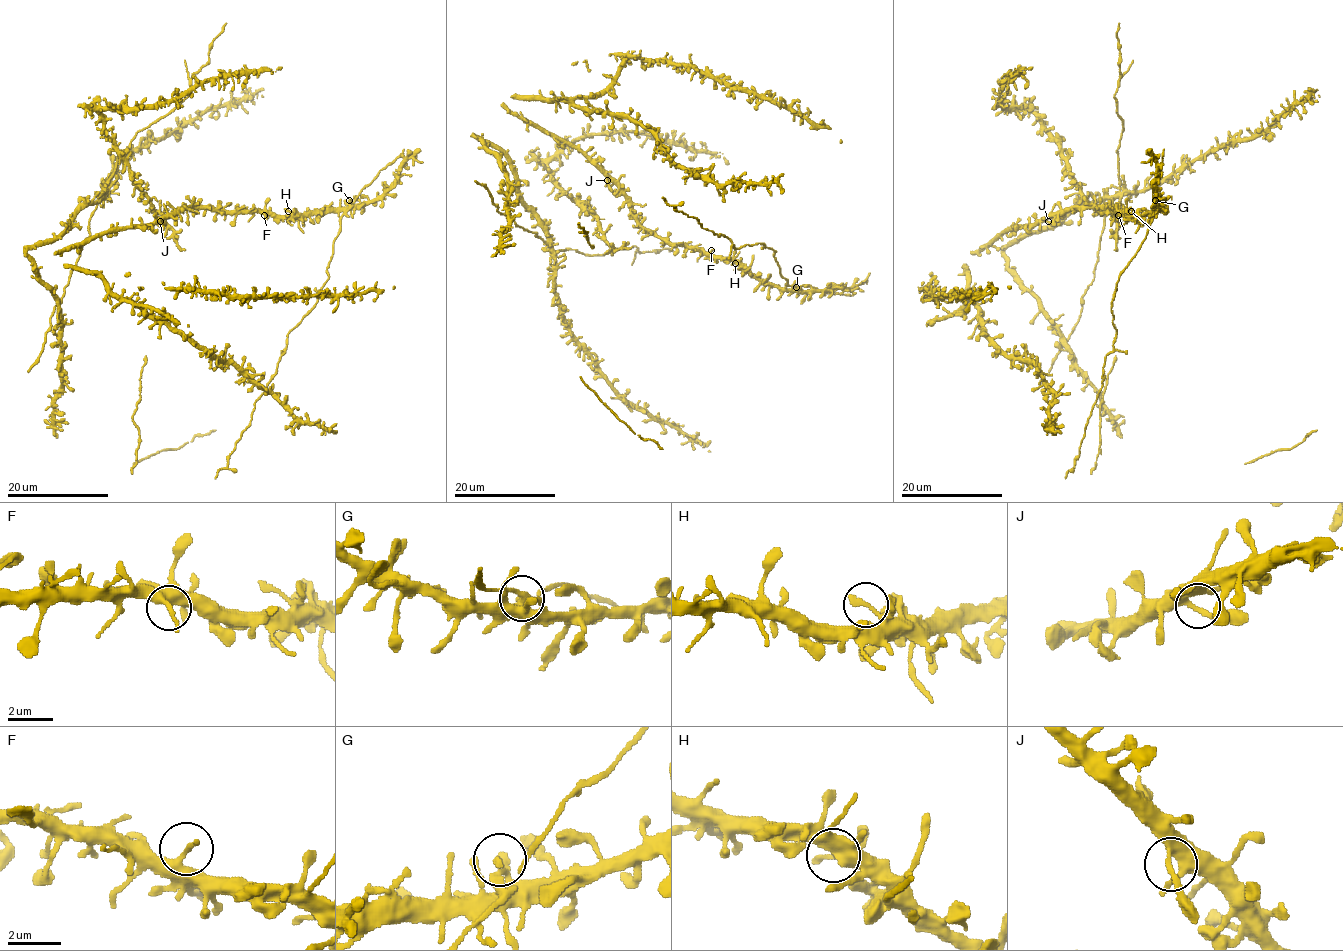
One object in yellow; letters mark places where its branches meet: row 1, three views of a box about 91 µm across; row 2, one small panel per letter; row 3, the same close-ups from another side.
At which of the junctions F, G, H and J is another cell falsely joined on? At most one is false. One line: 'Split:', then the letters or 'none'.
Split: none

